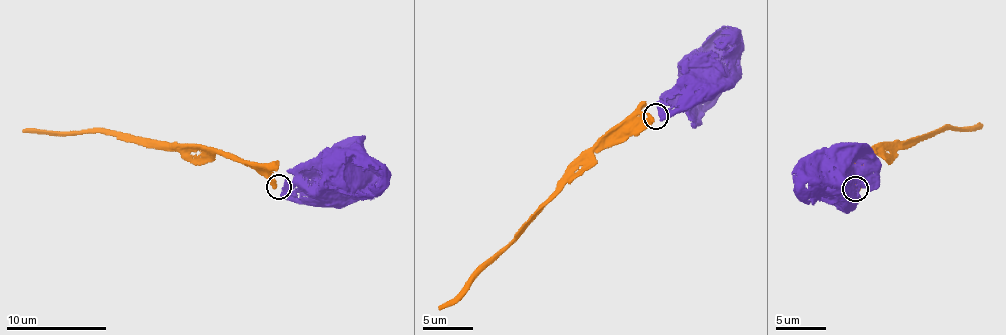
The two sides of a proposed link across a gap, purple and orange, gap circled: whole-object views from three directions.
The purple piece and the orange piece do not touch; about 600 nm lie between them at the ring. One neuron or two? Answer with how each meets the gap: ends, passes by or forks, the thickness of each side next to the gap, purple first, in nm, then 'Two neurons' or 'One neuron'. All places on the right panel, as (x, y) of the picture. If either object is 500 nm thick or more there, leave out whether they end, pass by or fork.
At the ring purple passes by. At the ring orange ends. Thickness 320 nm (purple) against 440 nm. One neuron

